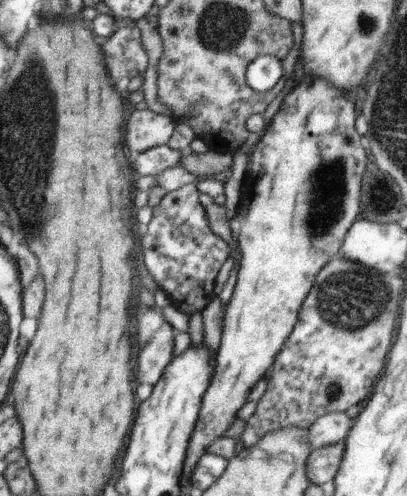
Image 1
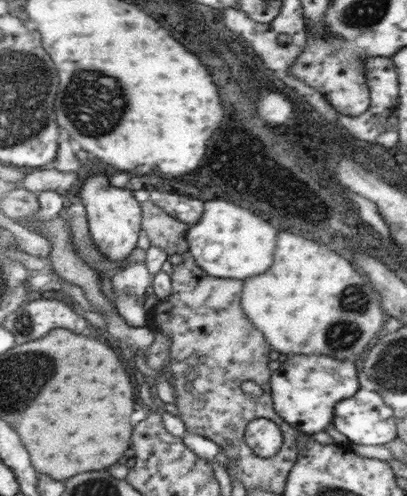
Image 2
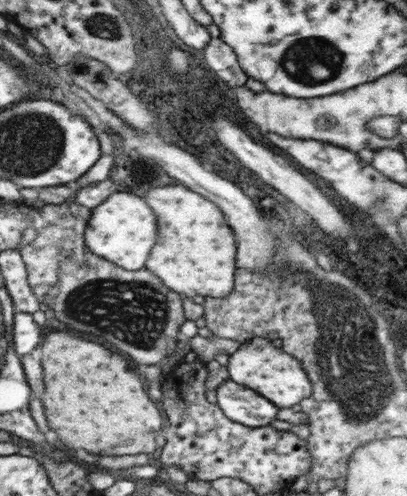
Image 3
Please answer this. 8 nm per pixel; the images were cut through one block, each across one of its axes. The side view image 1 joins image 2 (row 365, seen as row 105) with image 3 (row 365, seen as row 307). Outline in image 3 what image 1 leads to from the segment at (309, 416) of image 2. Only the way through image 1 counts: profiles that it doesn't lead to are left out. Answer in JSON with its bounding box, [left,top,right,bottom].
[227,338,311,408]

